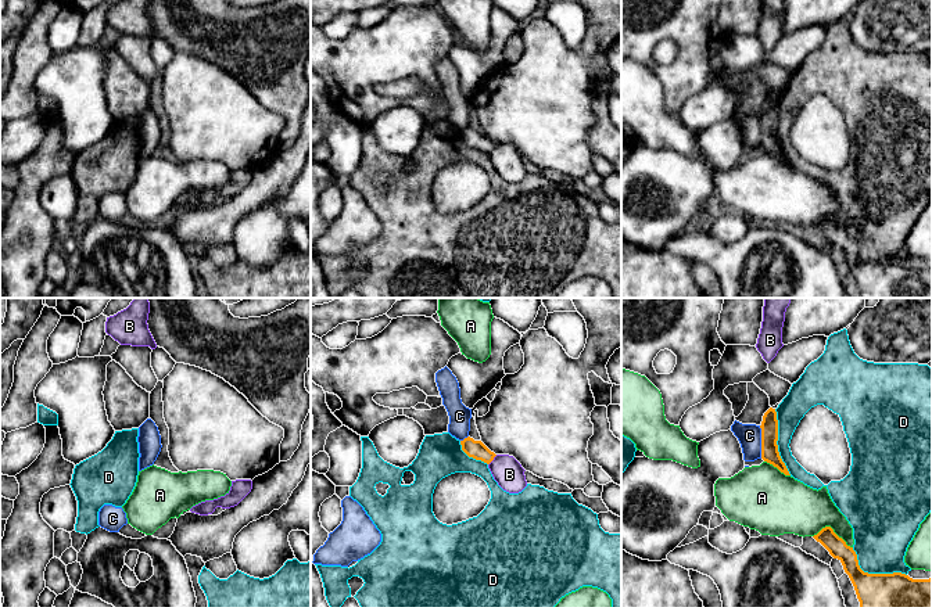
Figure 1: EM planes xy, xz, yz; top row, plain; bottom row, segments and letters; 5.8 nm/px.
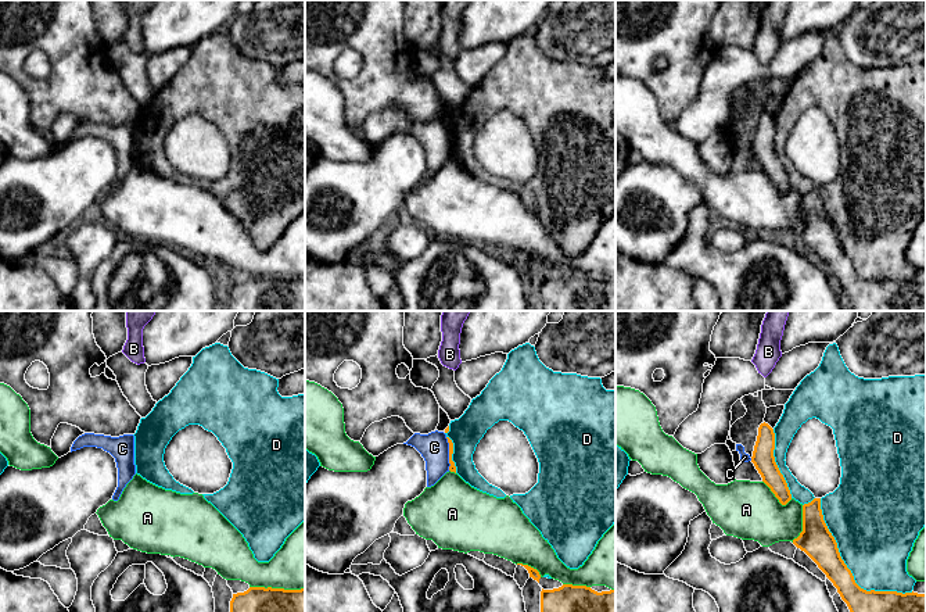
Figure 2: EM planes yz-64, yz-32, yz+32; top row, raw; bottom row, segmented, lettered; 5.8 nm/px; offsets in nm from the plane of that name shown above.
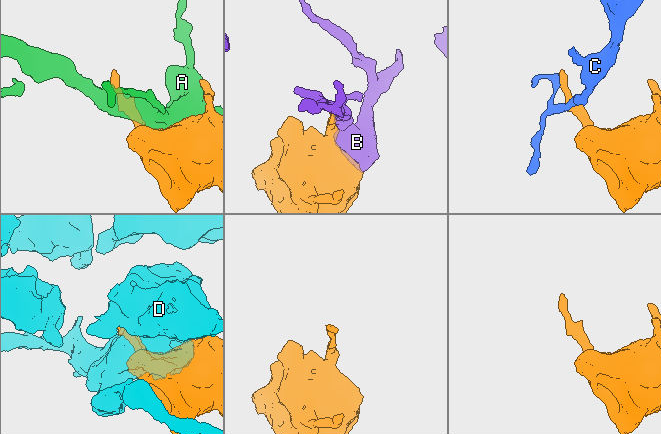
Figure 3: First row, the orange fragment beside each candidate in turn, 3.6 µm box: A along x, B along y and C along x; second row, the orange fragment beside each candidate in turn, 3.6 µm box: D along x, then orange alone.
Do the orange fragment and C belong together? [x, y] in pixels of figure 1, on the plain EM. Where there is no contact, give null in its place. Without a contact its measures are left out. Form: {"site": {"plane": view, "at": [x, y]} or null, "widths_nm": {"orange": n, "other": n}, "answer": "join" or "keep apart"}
{"site": {"plane": "yz", "at": [762, 132]}, "widths_nm": {"orange": 100, "other": 140}, "answer": "keep apart"}

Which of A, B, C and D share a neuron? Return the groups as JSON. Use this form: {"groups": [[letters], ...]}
{"groups": [["A"], ["B"], ["C"], ["D"]]}

